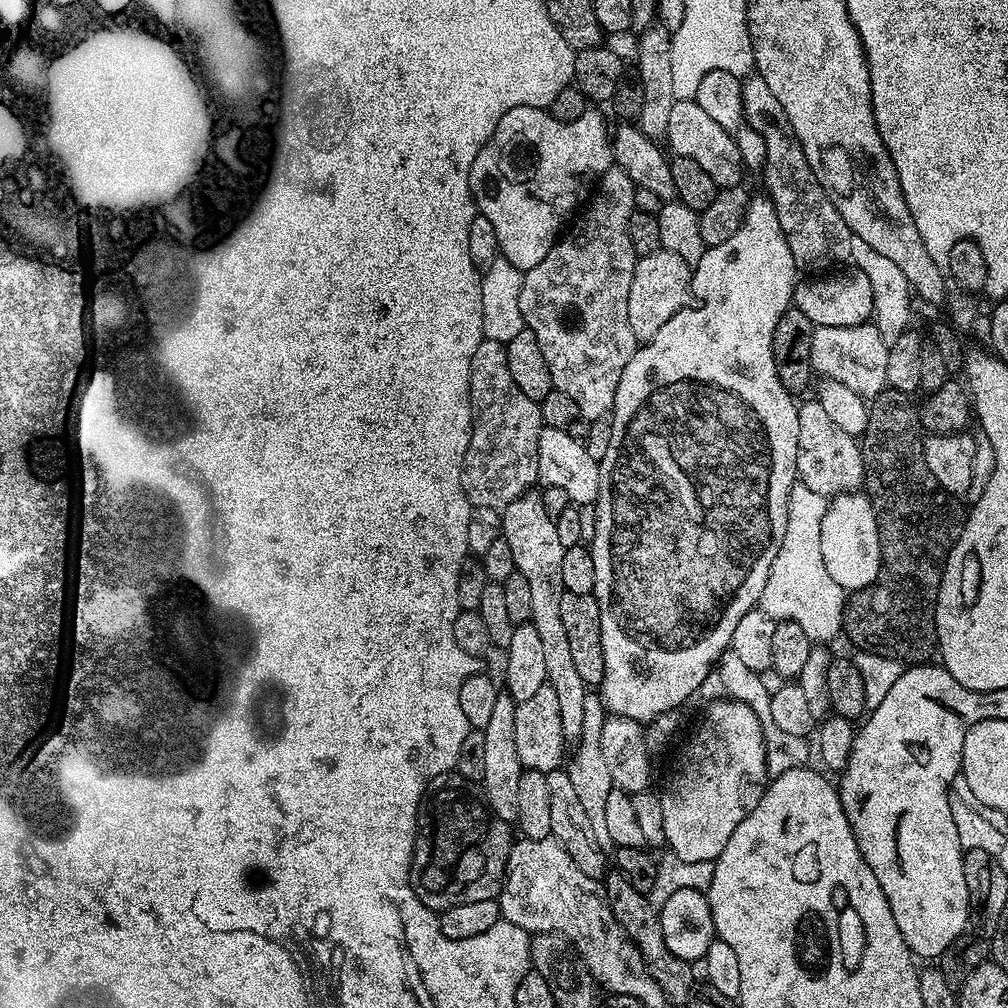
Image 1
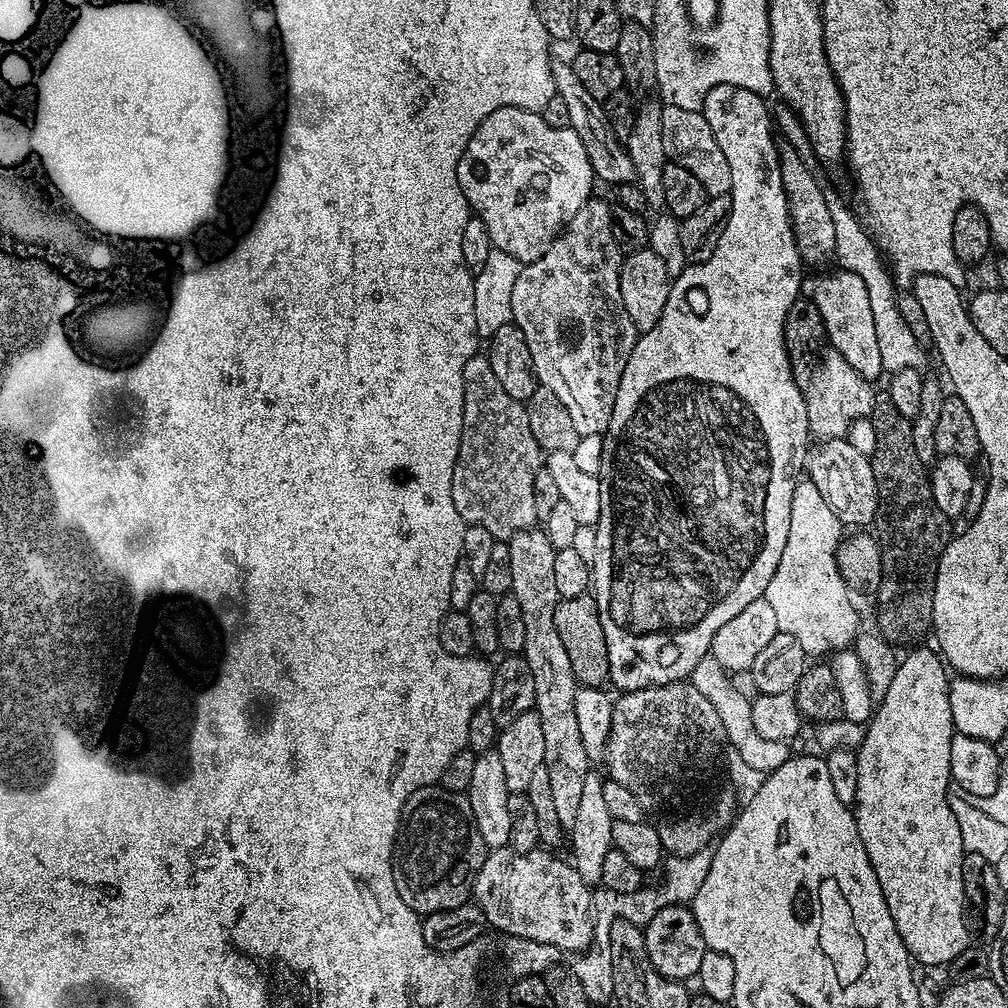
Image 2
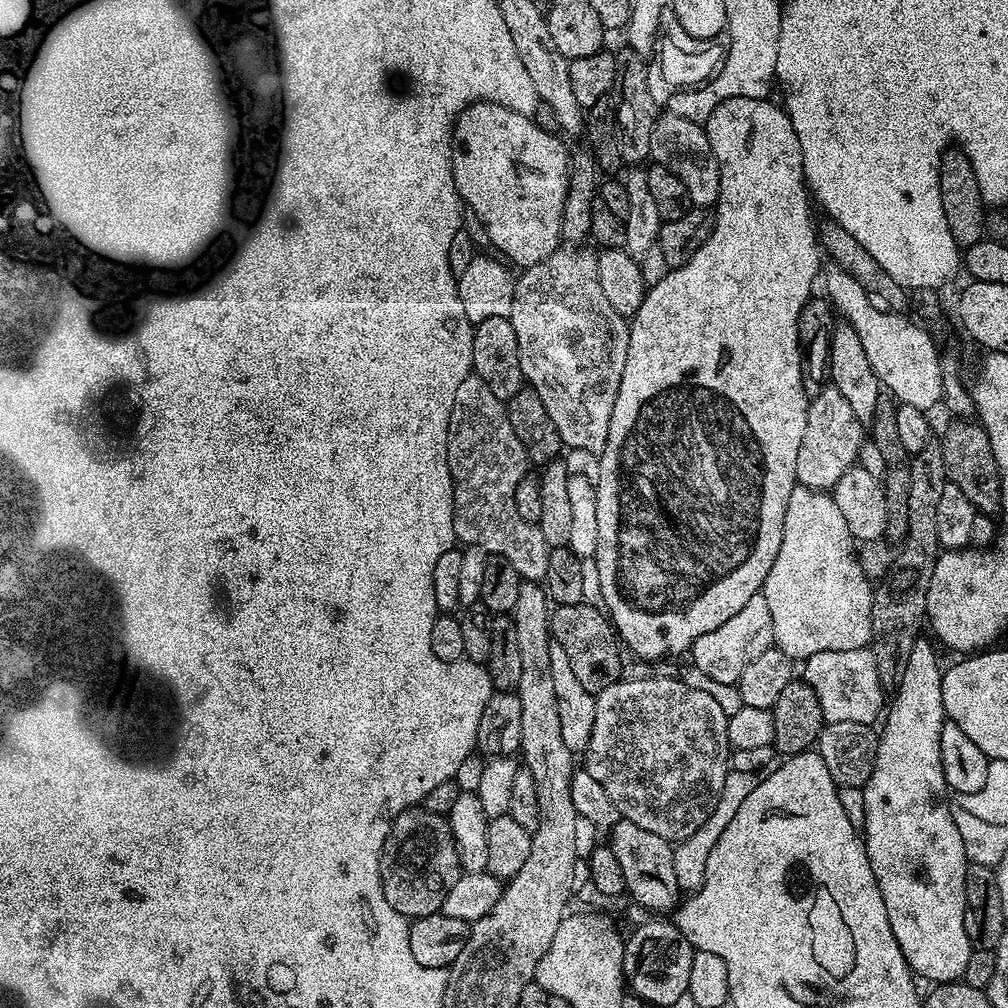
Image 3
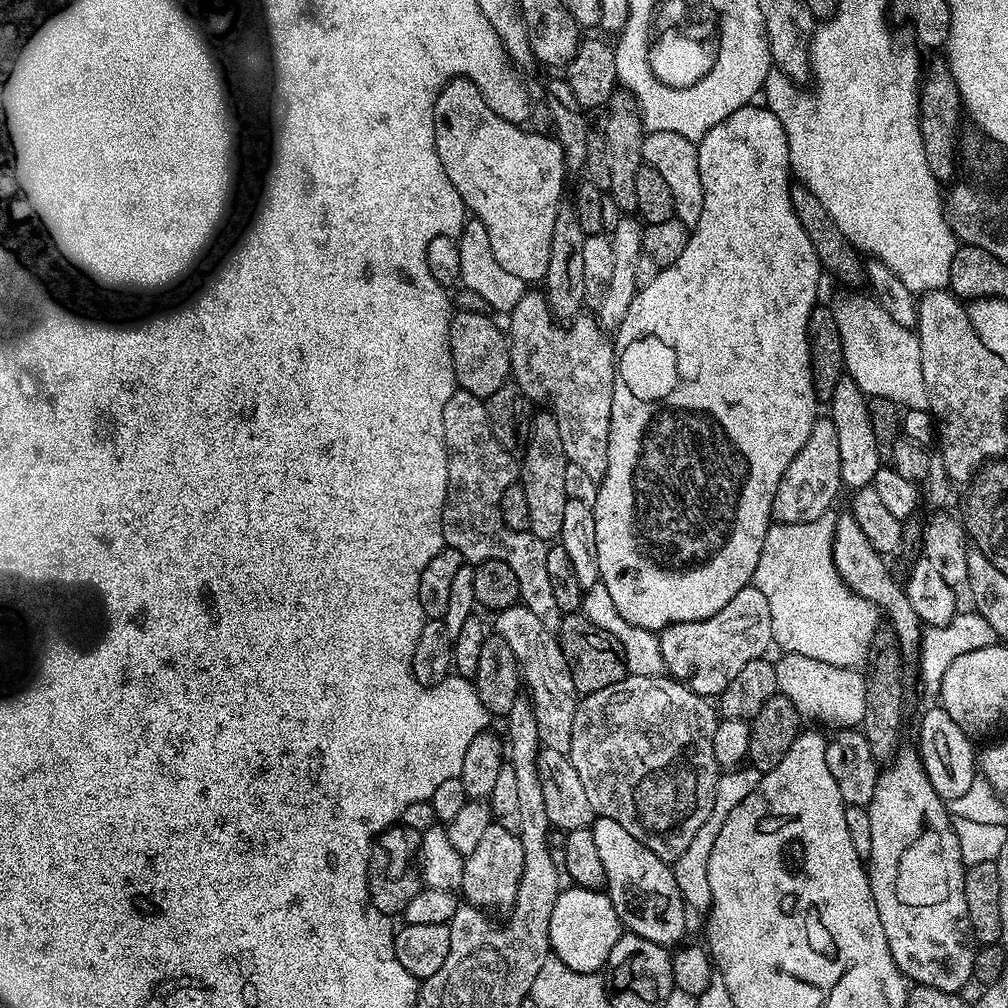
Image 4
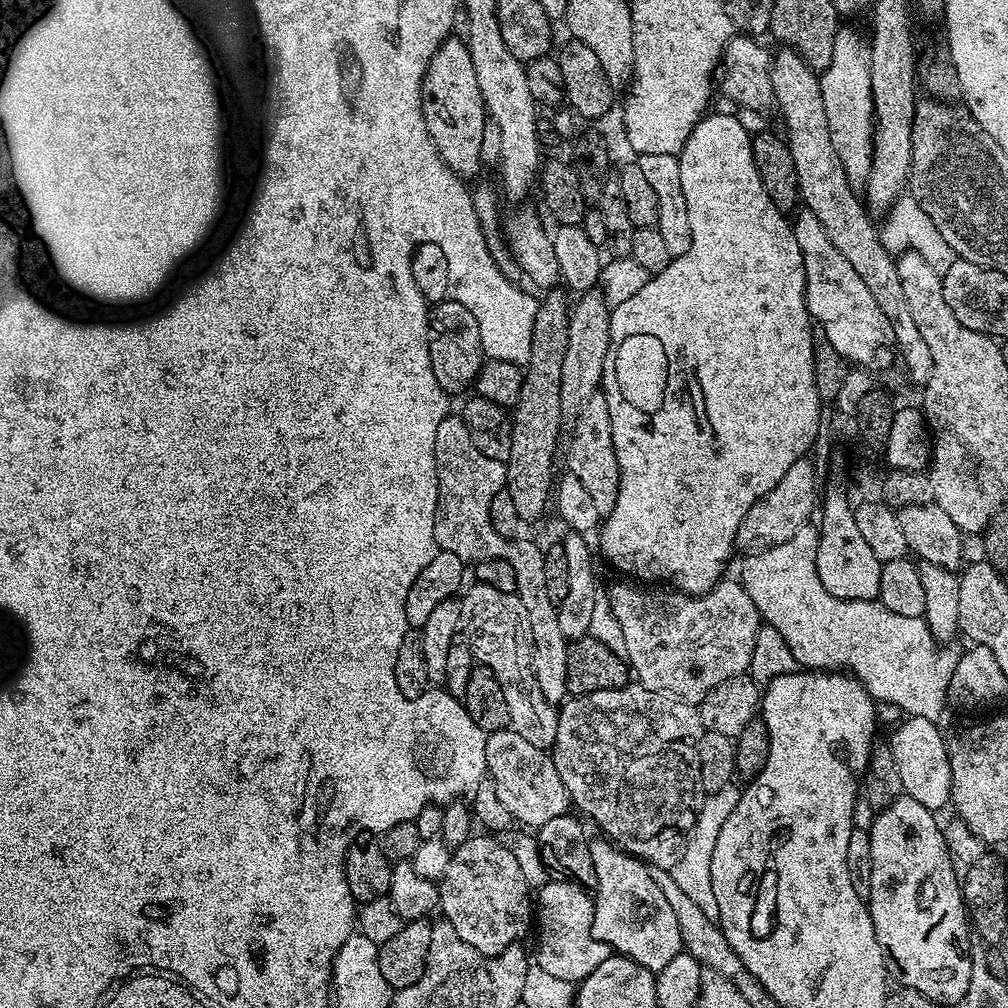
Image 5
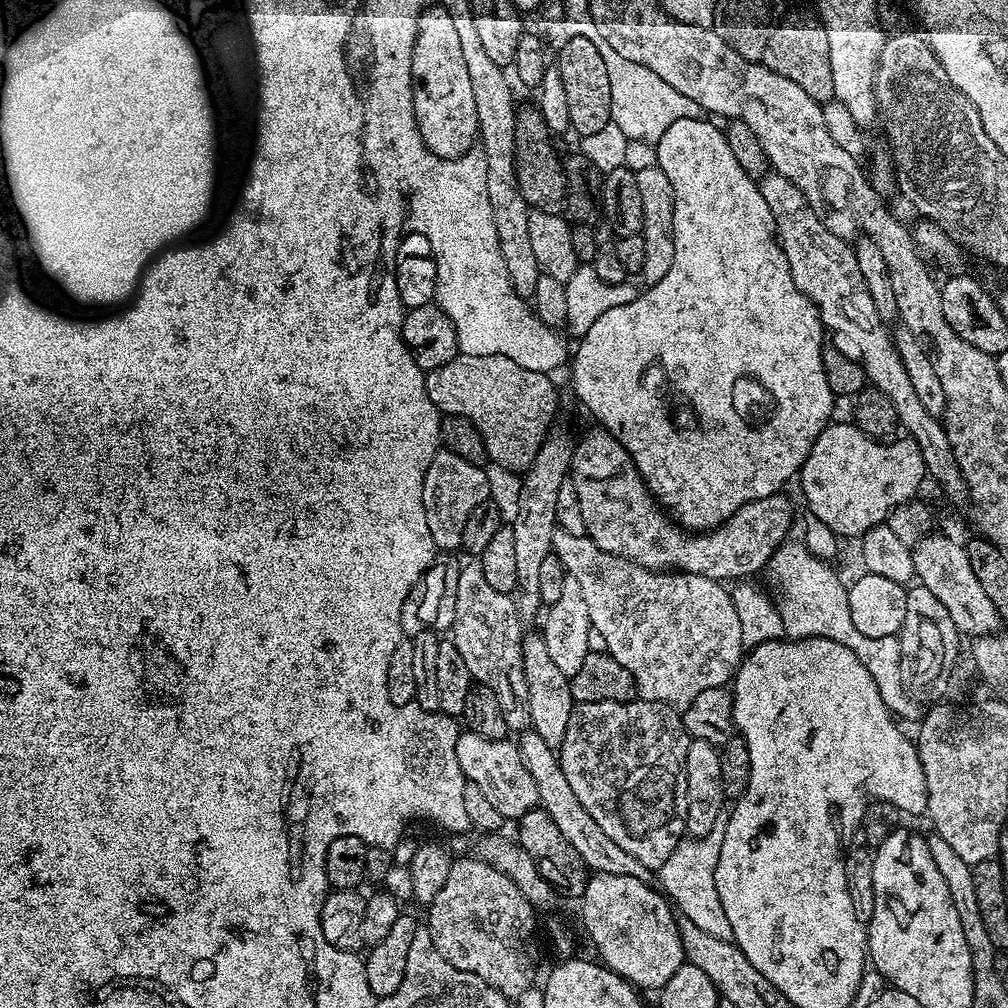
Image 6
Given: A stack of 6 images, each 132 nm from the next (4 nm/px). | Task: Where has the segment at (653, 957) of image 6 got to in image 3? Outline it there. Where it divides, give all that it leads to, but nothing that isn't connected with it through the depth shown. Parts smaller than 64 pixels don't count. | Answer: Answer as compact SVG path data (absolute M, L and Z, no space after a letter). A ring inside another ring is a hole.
M623 818L610 830L610 836L612 853L614 858L618 858L618 866L622 866L622 878L626 878L627 895L632 895L631 899L649 913L671 913L681 899L682 889L678 874L674 874L673 845L670 841L658 838L658 834L650 834L650 830L642 830L642 826L634 826L634 822Z

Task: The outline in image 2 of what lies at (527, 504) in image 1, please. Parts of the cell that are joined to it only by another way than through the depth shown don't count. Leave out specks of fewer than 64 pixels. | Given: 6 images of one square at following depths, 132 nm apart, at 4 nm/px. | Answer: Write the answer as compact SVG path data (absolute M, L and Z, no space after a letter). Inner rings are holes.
M543 527L527 528L514 534L507 541L510 550L510 571L514 582L511 595L518 598L518 606L522 606L522 623L526 625L526 642L524 643L524 661L530 666L530 674L534 674L534 710L542 722L542 738L546 742L546 774L550 774L550 796L554 798L554 811L558 813L560 827L571 830L577 817L577 809L581 799L582 786L590 773L590 761L586 754L586 746L582 746L582 734L578 731L578 717L574 714L574 694L577 682L574 670L570 670L570 658L562 647L562 638L558 638L558 630L554 627L554 610L560 600L558 589L554 586L554 554L556 547L546 538Z

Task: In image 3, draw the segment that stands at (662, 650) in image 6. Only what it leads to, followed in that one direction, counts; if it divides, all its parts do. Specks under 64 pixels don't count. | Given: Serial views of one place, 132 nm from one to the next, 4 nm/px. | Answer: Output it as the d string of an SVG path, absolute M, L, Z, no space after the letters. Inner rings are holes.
M758 594L734 614L734 618L726 618L718 630L710 630L710 634L702 634L691 646L691 663L702 670L707 677L717 682L739 685L742 670L758 658L766 649L773 647L774 622L770 619L770 605L763 594Z

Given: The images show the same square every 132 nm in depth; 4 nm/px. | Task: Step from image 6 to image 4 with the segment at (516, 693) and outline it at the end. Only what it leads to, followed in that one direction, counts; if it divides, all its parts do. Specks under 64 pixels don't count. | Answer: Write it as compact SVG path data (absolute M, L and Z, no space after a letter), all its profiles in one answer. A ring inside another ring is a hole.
M523 603L513 608L503 608L495 613L495 635L501 636L510 646L520 668L522 684L532 691L530 703L534 710L534 722L538 722L538 738L541 745L550 750L568 753L570 750L570 734L574 730L574 710L578 703L578 693L574 686L574 678L570 678L570 666L566 666L566 658L560 649L559 639L534 614L534 610L525 608Z

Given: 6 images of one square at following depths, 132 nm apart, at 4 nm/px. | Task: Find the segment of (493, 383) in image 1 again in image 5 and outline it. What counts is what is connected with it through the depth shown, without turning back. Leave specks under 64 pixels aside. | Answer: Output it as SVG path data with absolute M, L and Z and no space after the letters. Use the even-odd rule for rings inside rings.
M449 414L442 426L438 426L438 434L434 434L434 458L438 474L438 502L434 514L436 548L450 551L463 561L469 559L468 548L472 548L477 561L505 560L514 566L514 578L518 578L515 593L530 614L532 669L538 678L538 688L546 702L563 704L568 696L566 662L570 641L558 626L557 604L550 598L550 590L546 590L545 549L525 538L502 538L490 522L490 502L505 491L508 482L507 463L486 458L486 454L474 446L470 430L466 430L466 422L460 414Z

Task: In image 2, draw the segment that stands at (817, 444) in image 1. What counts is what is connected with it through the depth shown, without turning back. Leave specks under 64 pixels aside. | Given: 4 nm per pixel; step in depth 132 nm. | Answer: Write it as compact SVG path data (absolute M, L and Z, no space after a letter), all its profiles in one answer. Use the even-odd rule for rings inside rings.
M824 438L809 451L806 461L807 479L818 486L822 498L830 502L830 510L838 514L841 525L868 524L876 518L878 510L878 486L874 482L874 470L869 457L863 456L859 450L854 450L846 438Z

